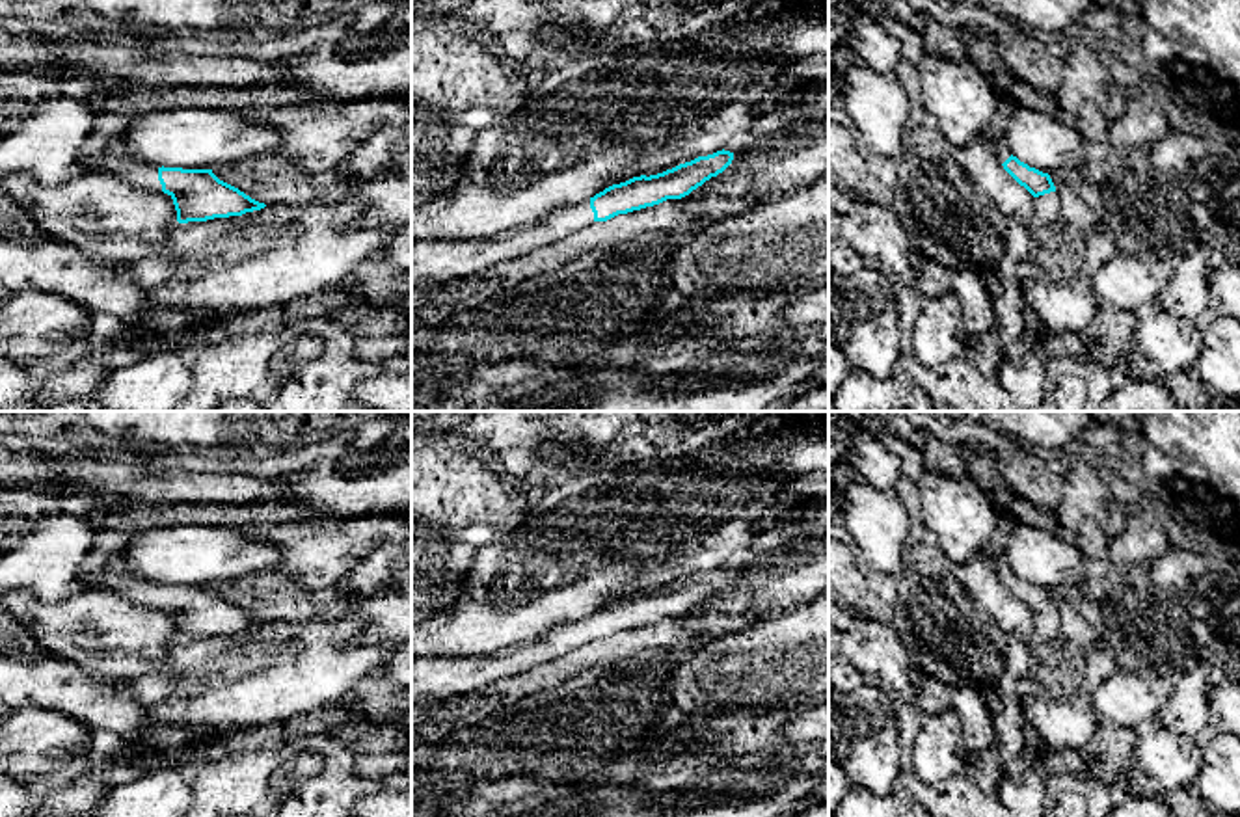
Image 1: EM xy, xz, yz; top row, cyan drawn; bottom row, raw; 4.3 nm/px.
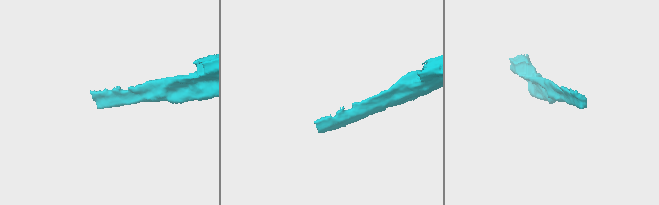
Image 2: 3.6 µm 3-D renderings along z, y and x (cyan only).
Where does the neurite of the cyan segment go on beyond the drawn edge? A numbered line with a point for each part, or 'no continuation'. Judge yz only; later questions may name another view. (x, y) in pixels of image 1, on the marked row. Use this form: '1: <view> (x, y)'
1: yz (1047, 207)

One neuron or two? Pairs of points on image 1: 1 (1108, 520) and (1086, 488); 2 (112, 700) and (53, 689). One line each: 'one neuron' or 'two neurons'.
1: one neuron
2: one neuron

